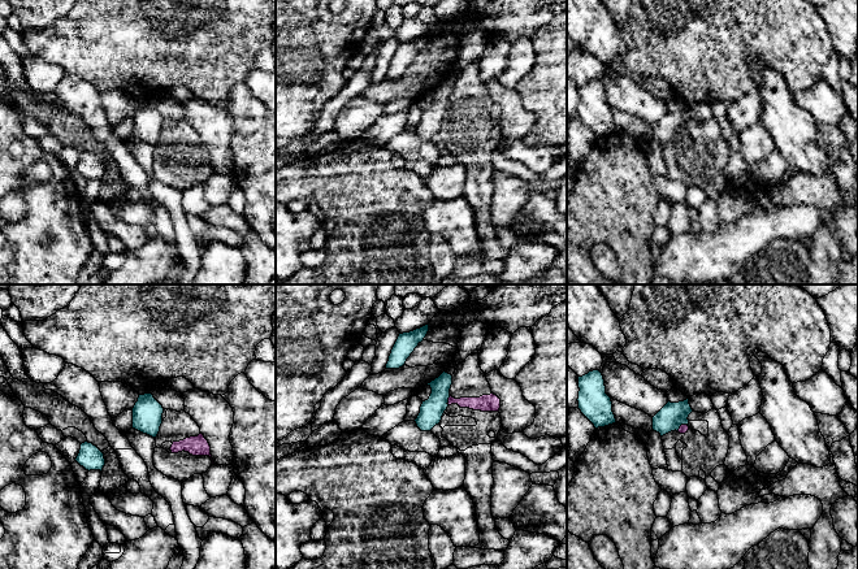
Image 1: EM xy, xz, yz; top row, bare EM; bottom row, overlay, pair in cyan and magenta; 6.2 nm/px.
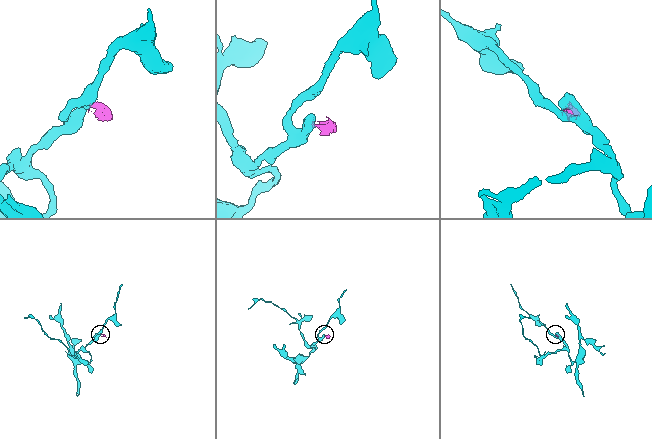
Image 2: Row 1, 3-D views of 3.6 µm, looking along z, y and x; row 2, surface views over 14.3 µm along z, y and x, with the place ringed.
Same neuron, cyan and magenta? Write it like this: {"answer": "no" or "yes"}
{"answer": "no"}

